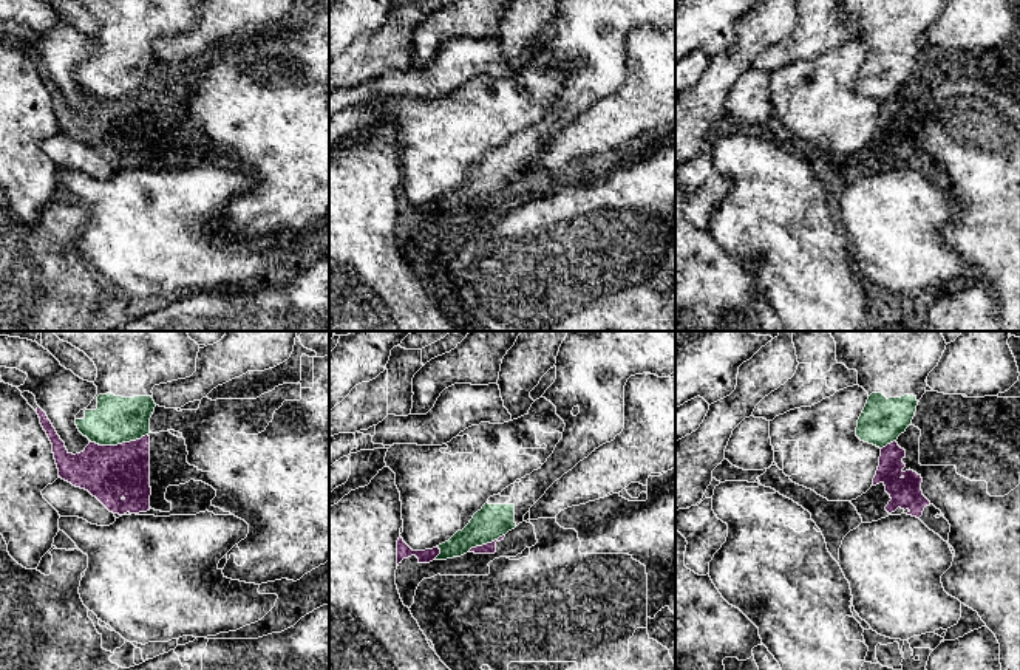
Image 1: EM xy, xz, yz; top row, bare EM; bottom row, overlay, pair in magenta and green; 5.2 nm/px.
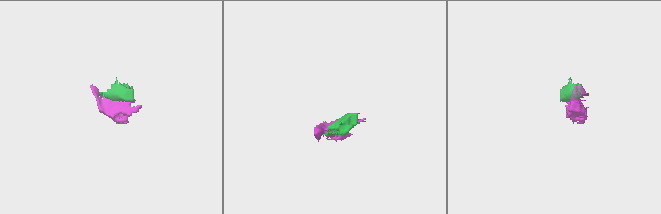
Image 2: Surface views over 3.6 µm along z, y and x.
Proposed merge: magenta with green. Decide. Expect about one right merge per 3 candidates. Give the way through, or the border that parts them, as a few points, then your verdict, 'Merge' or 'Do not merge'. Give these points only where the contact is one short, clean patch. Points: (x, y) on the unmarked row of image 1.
Do not merge

